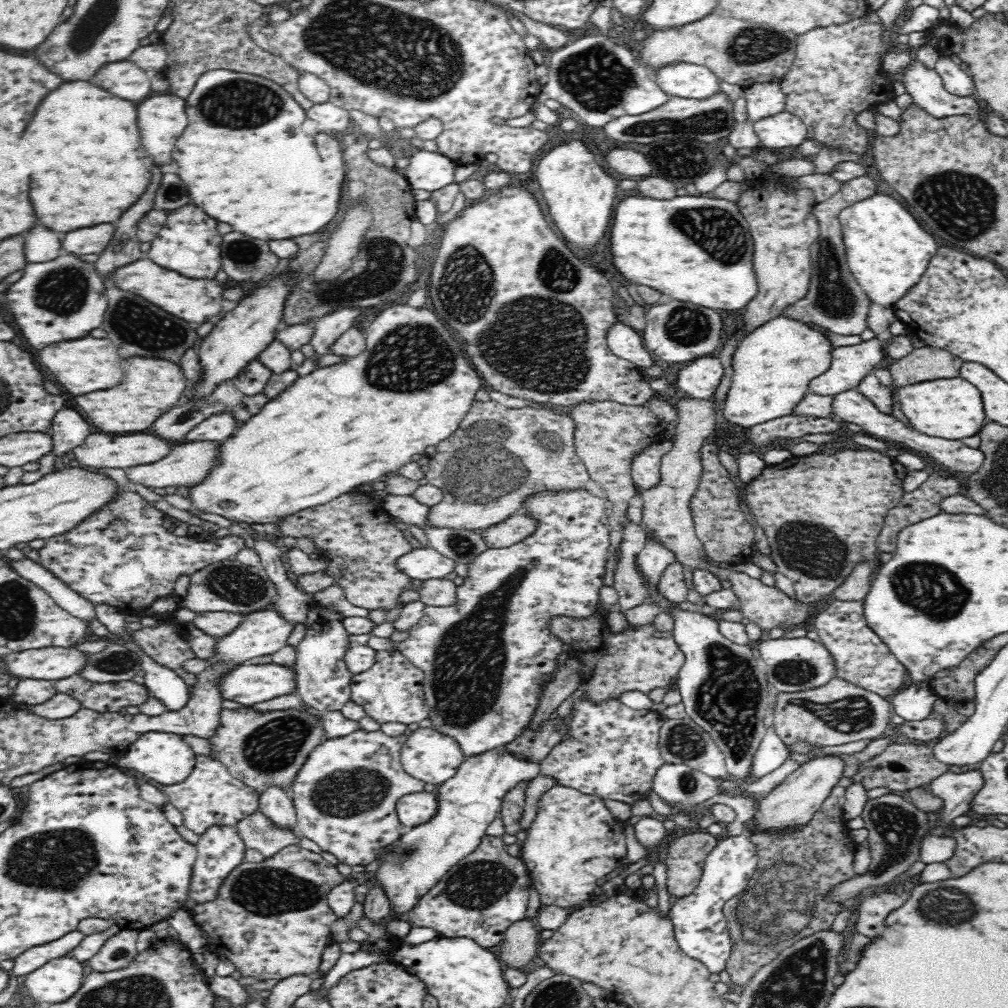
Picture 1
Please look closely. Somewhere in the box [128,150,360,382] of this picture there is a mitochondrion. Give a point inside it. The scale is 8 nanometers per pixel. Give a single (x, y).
(246, 253)

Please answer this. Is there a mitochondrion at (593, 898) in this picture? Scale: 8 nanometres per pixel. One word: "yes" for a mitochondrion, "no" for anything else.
no

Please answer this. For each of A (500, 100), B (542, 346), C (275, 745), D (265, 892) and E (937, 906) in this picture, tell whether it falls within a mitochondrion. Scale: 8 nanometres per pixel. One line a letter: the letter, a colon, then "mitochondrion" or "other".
A: other
B: mitochondrion
C: mitochondrion
D: mitochondrion
E: mitochondrion

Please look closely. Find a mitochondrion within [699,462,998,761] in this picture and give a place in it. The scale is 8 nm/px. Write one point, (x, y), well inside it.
(811, 549)

